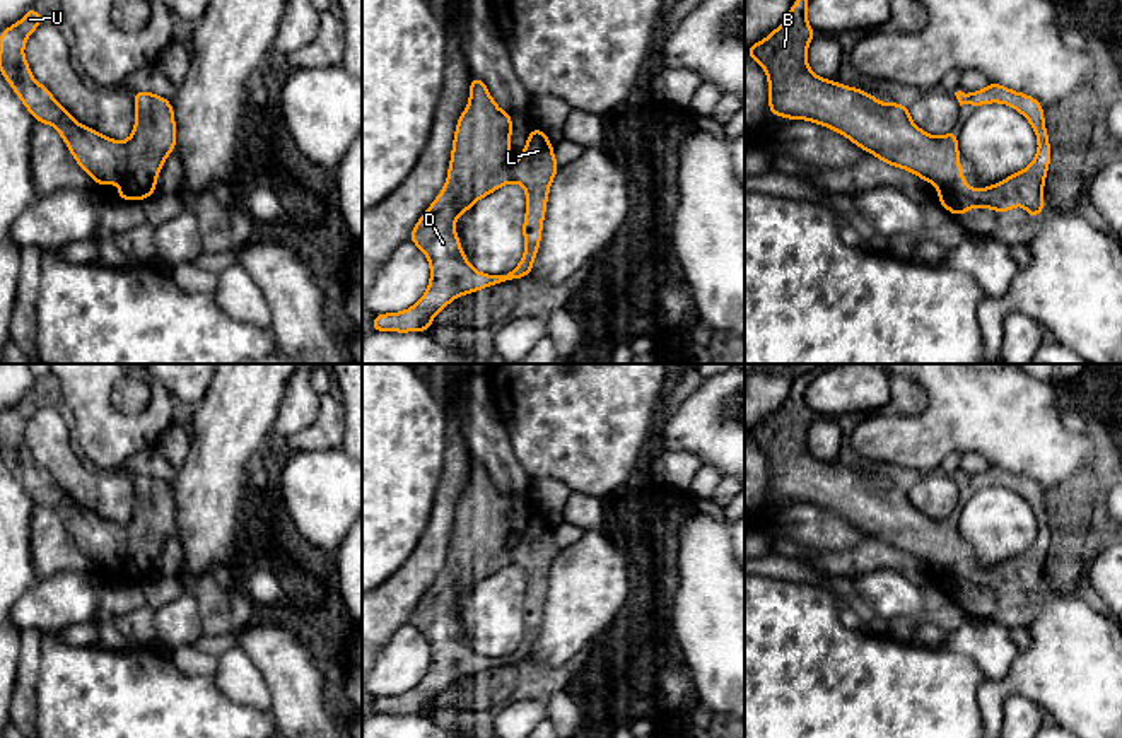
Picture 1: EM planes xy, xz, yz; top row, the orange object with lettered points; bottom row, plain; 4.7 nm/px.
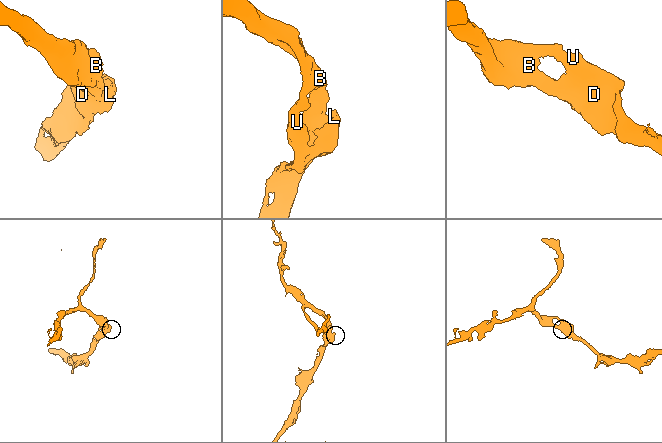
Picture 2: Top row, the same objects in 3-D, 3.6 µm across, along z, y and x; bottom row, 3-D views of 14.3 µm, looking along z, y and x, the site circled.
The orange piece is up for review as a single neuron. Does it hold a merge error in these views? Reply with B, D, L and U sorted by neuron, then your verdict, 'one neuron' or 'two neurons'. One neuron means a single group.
B D L U; one neuron

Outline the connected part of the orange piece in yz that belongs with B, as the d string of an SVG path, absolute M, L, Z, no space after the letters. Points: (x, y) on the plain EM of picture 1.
M803 374L791 390L786 403L774 415L770 415L763 424L746 429L746 437L758 444L767 456L770 470L768 494L772 497L791 502L809 502L816 507L832 511L845 518L857 530L879 540L885 547L903 550L920 562L932 565L939 574L938 584L950 596L965 598L970 589L994 591L996 596L1011 594L1018 586L1025 588L1028 600L1042 596L1045 591L1042 576L1052 538L1043 502L1043 487L1031 478L1014 475L996 465L989 465L985 472L972 477L961 473L955 475L960 489L970 485L973 490L979 490L987 485L1002 485L1014 490L1031 506L1038 524L1038 535L1026 552L1008 559L997 567L972 572L965 565L965 559L960 552L956 514L951 512L944 519L932 519L912 506L910 492L907 492L902 483L883 487L873 477L833 463L825 463L811 454L806 442L806 432L815 419L813 410L806 403L809 383L811 378Z

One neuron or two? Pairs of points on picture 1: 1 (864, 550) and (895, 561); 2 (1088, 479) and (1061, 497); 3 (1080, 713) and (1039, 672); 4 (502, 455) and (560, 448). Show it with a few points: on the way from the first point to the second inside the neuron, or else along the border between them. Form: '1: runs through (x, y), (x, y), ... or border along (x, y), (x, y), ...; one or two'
1: runs through (871, 554), (888, 557); one
2: runs through (1081, 486), (1068, 497); one
3: runs through (1069, 702), (1049, 682); one
4: border along (499, 415), (511, 450), (531, 477); two

